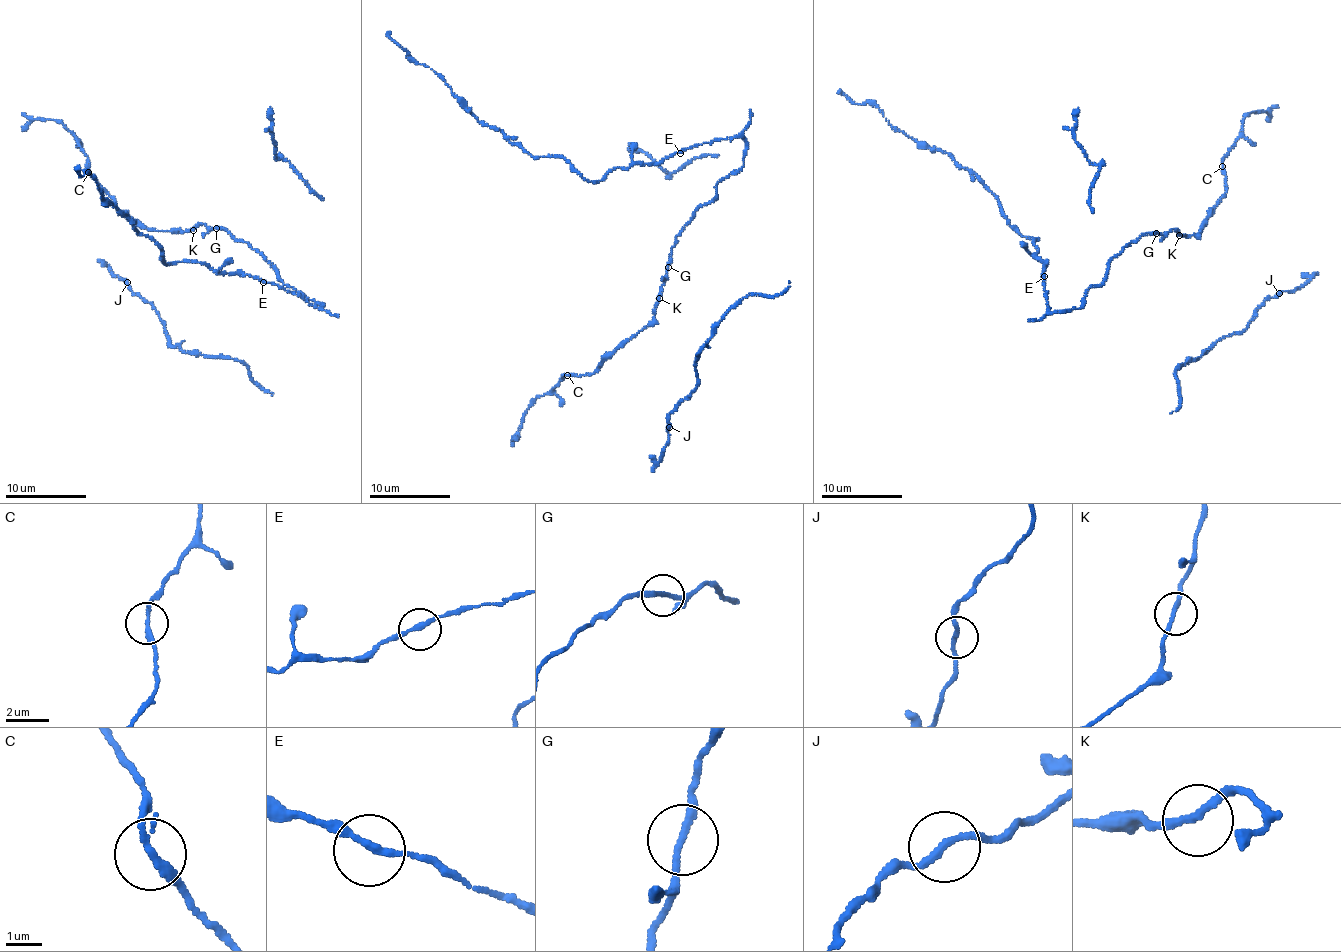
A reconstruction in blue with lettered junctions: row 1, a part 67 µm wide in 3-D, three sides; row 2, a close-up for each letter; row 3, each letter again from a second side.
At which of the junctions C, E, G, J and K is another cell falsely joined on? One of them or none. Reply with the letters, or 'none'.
none

